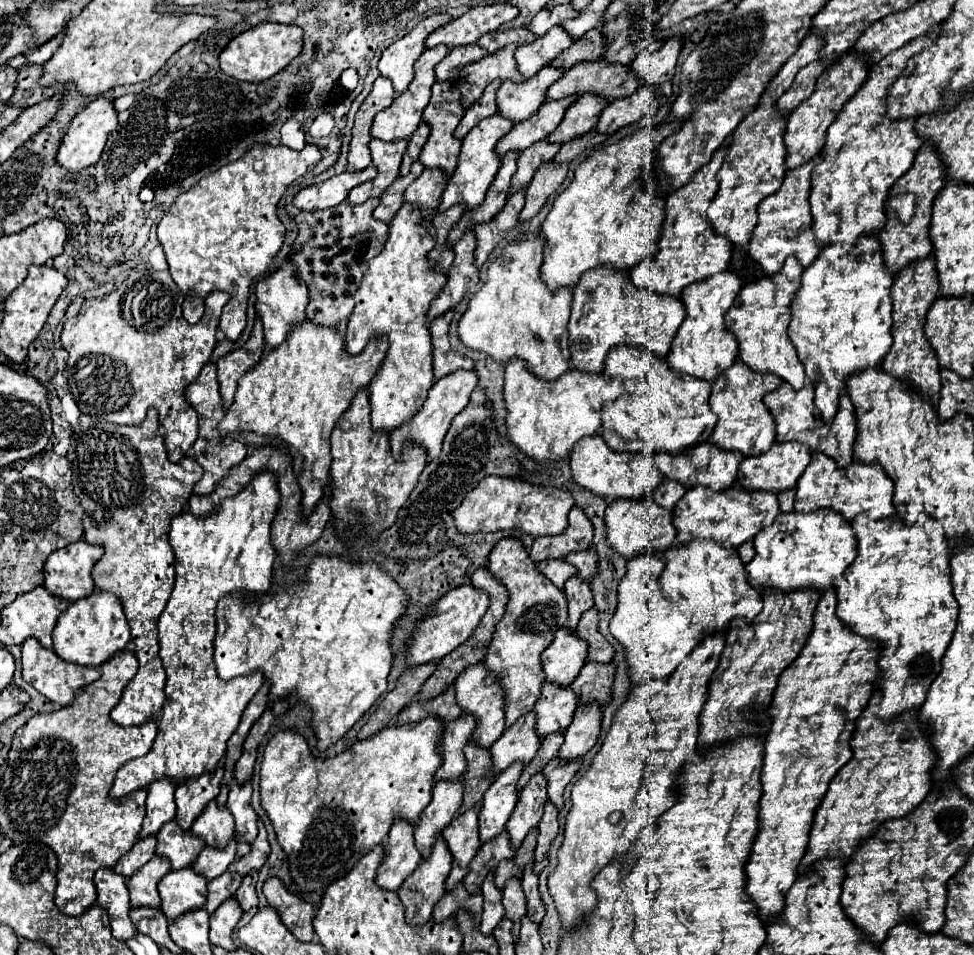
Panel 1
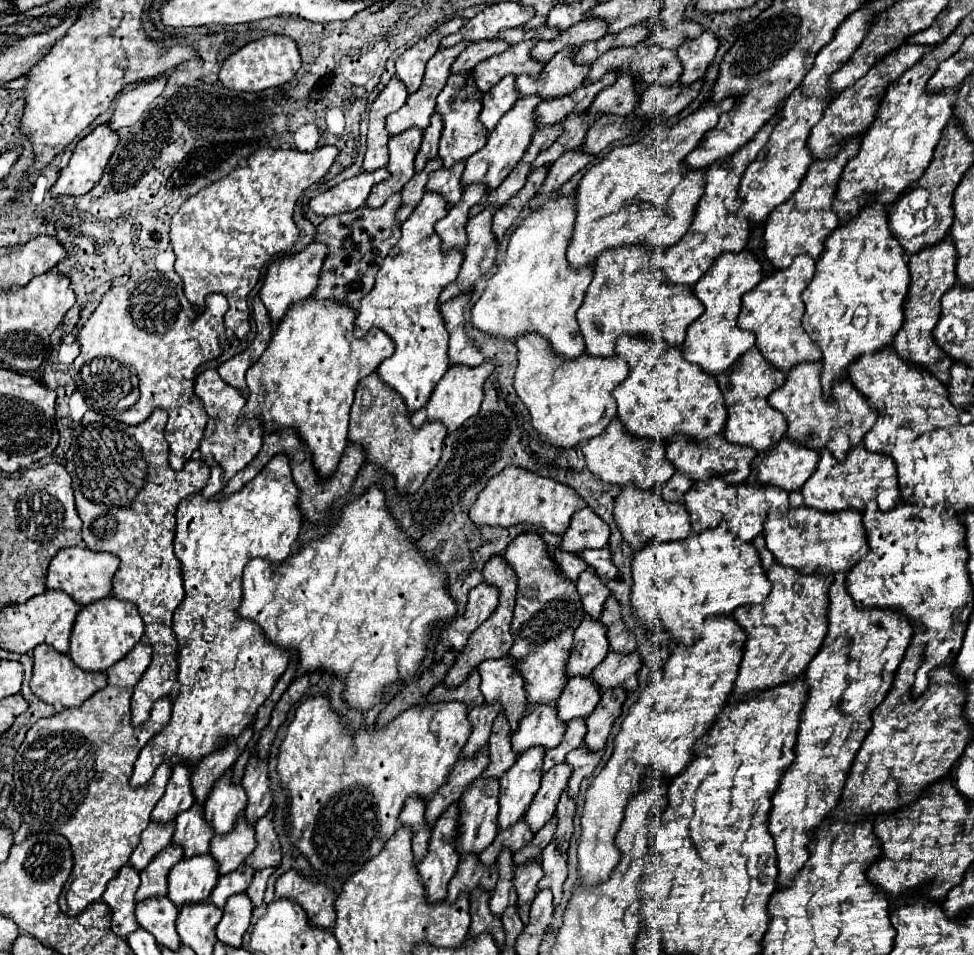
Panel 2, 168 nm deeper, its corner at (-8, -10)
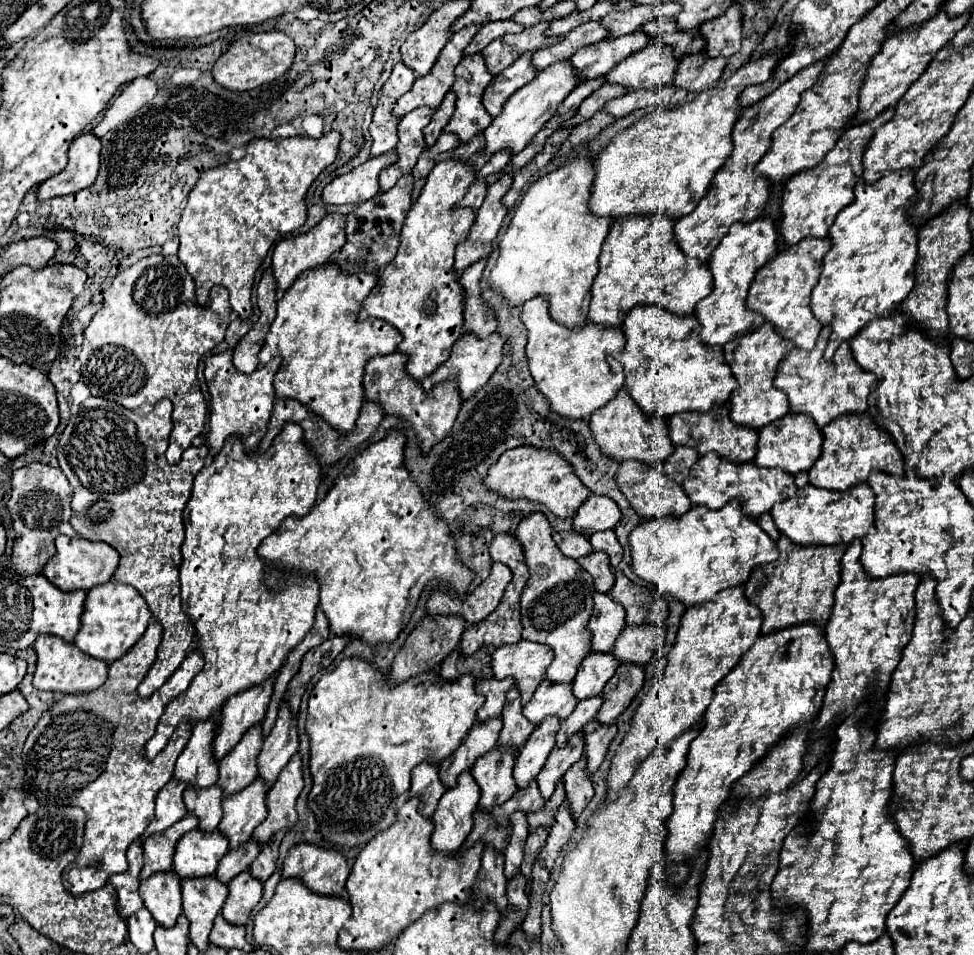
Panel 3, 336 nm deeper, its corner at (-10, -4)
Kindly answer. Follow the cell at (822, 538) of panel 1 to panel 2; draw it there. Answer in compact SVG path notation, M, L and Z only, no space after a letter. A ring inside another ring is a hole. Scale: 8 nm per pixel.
M806 507L790 509L784 517L766 521L762 533L774 561L782 567L794 567L802 575L846 573L868 555L862 513L854 513L854 509L850 513L814 513L814 509Z

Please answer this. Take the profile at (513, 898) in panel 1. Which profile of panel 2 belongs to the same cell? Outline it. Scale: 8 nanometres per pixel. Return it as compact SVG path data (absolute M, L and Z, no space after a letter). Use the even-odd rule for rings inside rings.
M534 861L526 867L520 867L514 875L514 889L518 893L518 913L524 923L528 923L528 909L536 897L536 885L542 875L544 873L542 873L542 867L538 861Z

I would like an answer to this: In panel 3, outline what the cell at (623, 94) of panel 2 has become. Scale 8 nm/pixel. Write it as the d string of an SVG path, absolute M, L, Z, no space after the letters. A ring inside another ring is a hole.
M654 41L638 53L620 61L618 67L612 67L606 81L626 85L632 91L654 89L674 81L678 63L680 59L674 55L672 47Z

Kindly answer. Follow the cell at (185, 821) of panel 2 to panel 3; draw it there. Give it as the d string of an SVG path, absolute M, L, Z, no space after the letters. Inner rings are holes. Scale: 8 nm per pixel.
M218 785L212 787L188 787L184 791L184 803L190 813L194 813L200 819L200 829L202 831L216 831L220 819L222 819L222 791Z

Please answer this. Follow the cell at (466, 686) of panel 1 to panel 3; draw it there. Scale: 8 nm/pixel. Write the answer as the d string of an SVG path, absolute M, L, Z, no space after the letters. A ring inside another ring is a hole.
M522 639L514 645L498 647L492 653L492 669L496 679L512 677L516 681L522 695L522 703L526 705L532 699L540 681L544 679L544 673L552 659L554 653L548 645Z

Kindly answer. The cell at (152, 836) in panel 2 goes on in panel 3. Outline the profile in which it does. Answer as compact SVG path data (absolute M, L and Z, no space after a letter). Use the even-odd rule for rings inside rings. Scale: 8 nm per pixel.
M178 779L168 781L160 789L160 793L156 797L156 817L140 839L146 839L148 835L152 835L156 831L166 831L170 825L174 825L178 819L182 819L186 815L186 807L182 801L184 789L186 789L186 783L182 783Z

